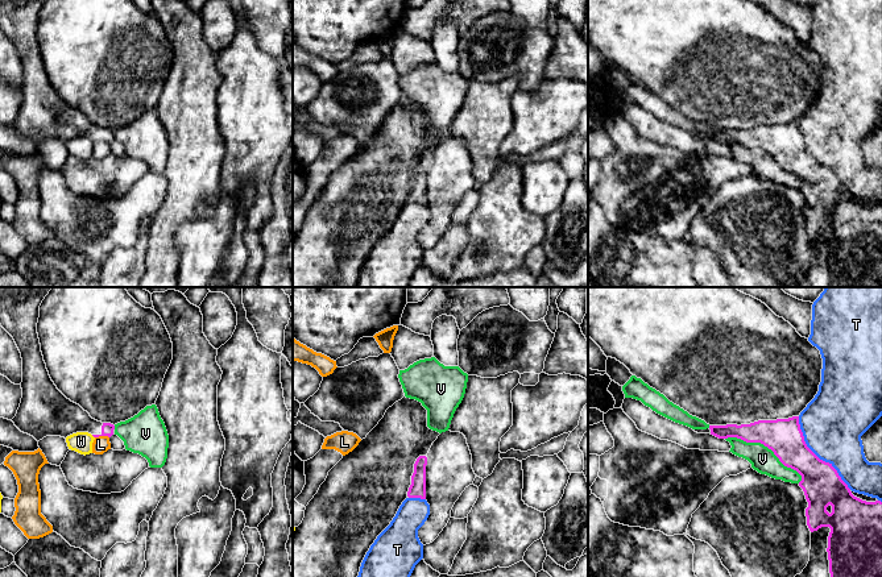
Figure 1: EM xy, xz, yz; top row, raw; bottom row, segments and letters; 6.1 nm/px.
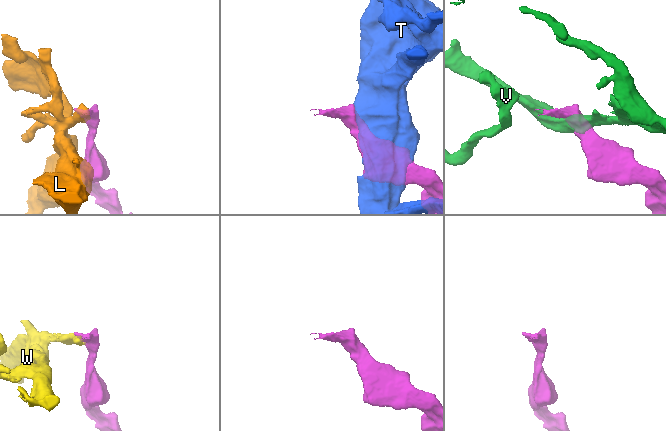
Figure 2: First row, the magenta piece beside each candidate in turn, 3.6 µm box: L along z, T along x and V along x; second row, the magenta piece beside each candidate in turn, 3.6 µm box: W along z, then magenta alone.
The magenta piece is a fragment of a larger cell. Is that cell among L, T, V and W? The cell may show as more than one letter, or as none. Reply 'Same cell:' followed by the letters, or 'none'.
Same cell: none

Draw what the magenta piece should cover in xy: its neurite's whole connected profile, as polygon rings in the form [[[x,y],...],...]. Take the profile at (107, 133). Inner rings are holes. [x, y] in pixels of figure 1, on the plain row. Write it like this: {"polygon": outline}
{"polygon": [[[0,0],[0,29],[13,42],[22,63],[22,103],[15,130],[24,138],[33,141],[37,146],[46,141],[67,142],[76,137],[88,137],[94,142],[115,138],[115,130],[102,128],[90,121],[79,109],[67,104],[51,86],[37,38],[40,11],[46,0]]]}

